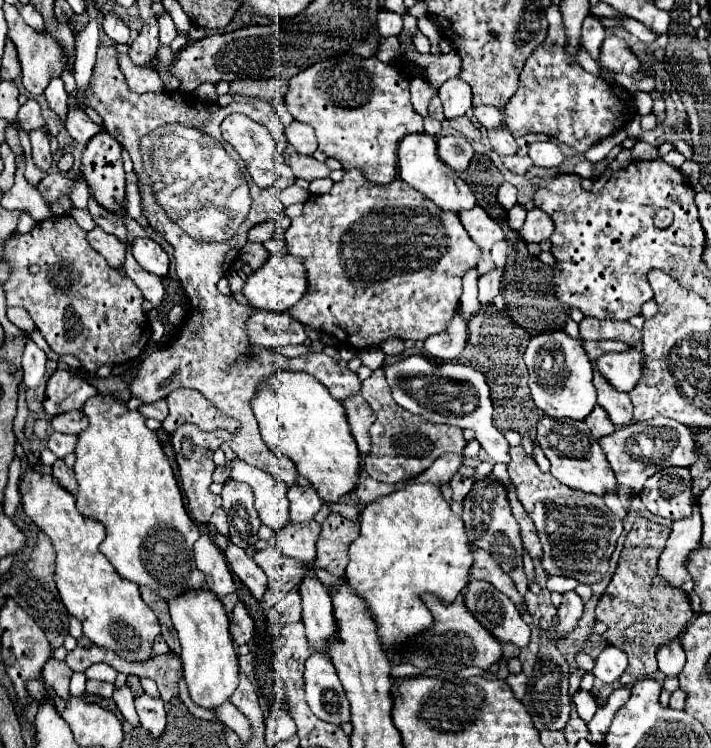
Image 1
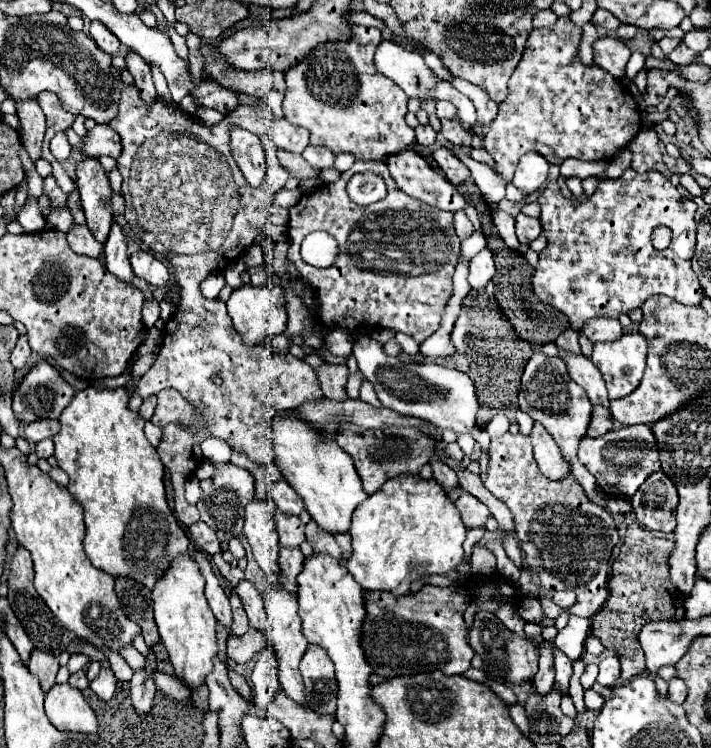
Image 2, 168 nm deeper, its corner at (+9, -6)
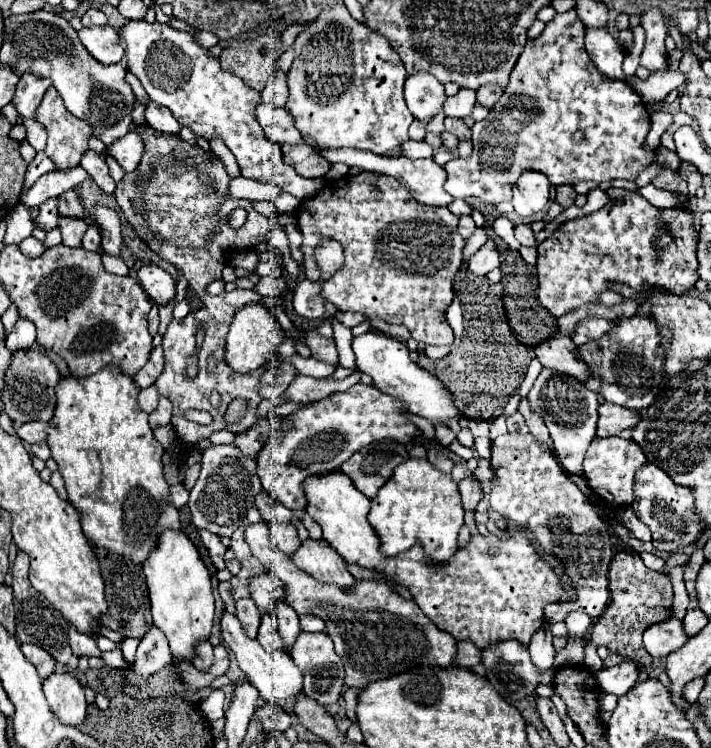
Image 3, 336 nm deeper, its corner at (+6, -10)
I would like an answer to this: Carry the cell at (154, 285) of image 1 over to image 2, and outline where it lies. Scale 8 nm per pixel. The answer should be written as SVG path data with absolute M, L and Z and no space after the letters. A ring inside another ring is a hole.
M112 224L110 228L110 234L108 234L108 240L104 242L104 262L106 262L106 268L116 274L122 282L132 282L132 266L130 266L130 260L128 260L128 254L126 254L126 238L122 234L122 228L120 224Z

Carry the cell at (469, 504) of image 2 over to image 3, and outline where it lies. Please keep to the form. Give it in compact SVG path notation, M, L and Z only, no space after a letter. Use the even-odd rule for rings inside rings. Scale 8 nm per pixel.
M461 480L459 482L459 492L461 492L461 498L463 498L465 512L475 512L477 504L483 498L483 490L477 484L473 484L471 480Z

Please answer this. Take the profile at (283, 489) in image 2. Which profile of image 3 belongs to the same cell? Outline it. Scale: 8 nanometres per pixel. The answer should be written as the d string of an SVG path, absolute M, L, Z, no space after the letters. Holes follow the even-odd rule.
M355 384L349 392L337 392L327 400L315 402L295 414L289 414L283 422L283 432L273 438L257 458L257 474L285 508L303 510L307 500L301 488L303 478L317 472L339 468L349 454L381 438L391 438L401 444L411 442L419 432L405 416L405 406L395 398L381 394L375 386Z

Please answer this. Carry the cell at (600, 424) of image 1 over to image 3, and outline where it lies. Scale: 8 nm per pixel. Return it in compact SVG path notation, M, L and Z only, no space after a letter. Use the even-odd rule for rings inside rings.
M603 402L599 406L599 422L597 422L597 436L607 438L607 436L617 436L621 430L637 426L639 416L633 414L631 410L625 410L623 406Z

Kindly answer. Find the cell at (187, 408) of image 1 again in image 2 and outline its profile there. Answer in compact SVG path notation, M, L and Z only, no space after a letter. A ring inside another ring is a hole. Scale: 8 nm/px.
M176 390L158 392L158 406L156 406L150 422L164 428L166 424L178 422L178 420L188 426L196 426L196 428L202 426L198 412L186 398L182 398L182 394L178 394Z

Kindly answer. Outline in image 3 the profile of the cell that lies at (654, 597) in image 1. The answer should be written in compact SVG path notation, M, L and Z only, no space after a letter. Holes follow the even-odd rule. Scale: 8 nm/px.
M633 550L617 552L611 562L611 570L609 570L611 602L591 628L591 634L589 634L591 644L597 648L605 646L609 652L619 654L639 666L653 664L649 652L643 648L641 636L649 626L671 618L673 586L671 586L669 570L673 570L675 566L683 566L685 562L689 562L689 556L675 552L665 560L665 568L661 572L657 572L657 570L649 570L637 552L633 552Z

